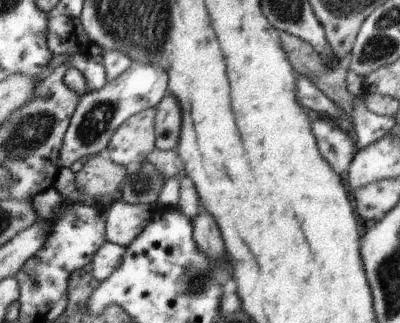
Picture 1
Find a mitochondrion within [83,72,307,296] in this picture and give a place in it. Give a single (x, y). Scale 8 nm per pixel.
(147, 177)

